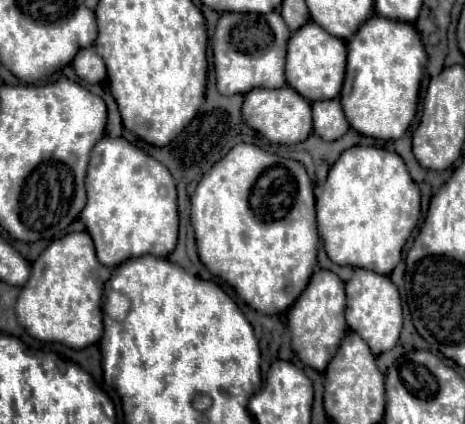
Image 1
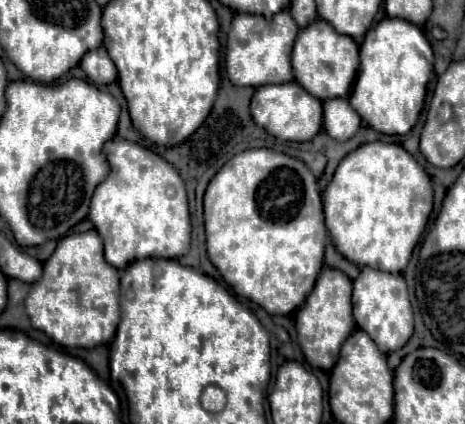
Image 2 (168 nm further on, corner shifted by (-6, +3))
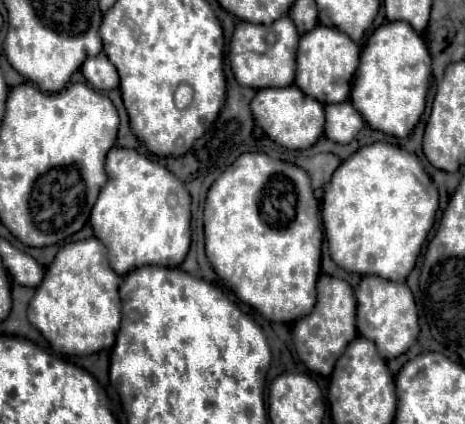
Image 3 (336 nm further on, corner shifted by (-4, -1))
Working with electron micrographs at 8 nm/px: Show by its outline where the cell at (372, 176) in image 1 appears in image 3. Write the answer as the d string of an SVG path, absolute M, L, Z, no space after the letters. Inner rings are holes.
M372 143L358 149L334 171L324 187L322 221L334 263L350 273L406 281L434 225L438 189L414 153L398 145Z

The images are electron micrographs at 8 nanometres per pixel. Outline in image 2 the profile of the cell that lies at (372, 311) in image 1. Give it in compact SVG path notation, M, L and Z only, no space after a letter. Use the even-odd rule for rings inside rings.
M362 267L358 279L354 281L352 291L352 313L356 325L366 331L378 345L382 353L390 353L400 349L414 331L414 317L408 299L408 287L402 275L392 275L384 271L376 271L372 267Z

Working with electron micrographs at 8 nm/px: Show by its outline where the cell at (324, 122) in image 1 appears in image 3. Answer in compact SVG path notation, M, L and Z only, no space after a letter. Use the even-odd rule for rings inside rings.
M350 101L340 105L326 105L326 137L334 143L350 143L364 127L362 115Z

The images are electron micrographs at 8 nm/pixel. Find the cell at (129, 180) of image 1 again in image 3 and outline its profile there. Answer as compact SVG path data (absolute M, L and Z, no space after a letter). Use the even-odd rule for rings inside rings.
M112 147L104 163L108 183L92 207L90 225L106 245L118 275L144 265L178 267L190 249L190 193L170 171L134 149Z

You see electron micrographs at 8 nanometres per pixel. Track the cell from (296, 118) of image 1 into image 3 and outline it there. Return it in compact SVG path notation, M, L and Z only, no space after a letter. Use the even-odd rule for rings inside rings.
M296 85L282 89L260 89L252 99L252 113L264 133L286 149L308 149L324 133L324 105L304 95Z

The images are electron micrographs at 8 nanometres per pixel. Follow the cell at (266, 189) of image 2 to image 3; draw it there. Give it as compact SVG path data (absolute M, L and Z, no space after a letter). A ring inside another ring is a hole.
M244 153L236 163L232 163L210 187L206 195L206 207L204 207L204 233L206 233L206 255L218 277L250 307L254 307L258 313L262 313L268 321L276 323L292 323L300 317L306 317L312 313L316 305L316 279L320 275L320 247L322 247L322 225L320 225L320 207L314 197L314 191L310 187L310 177L304 169L296 165L288 165L284 161L272 159L266 153Z

